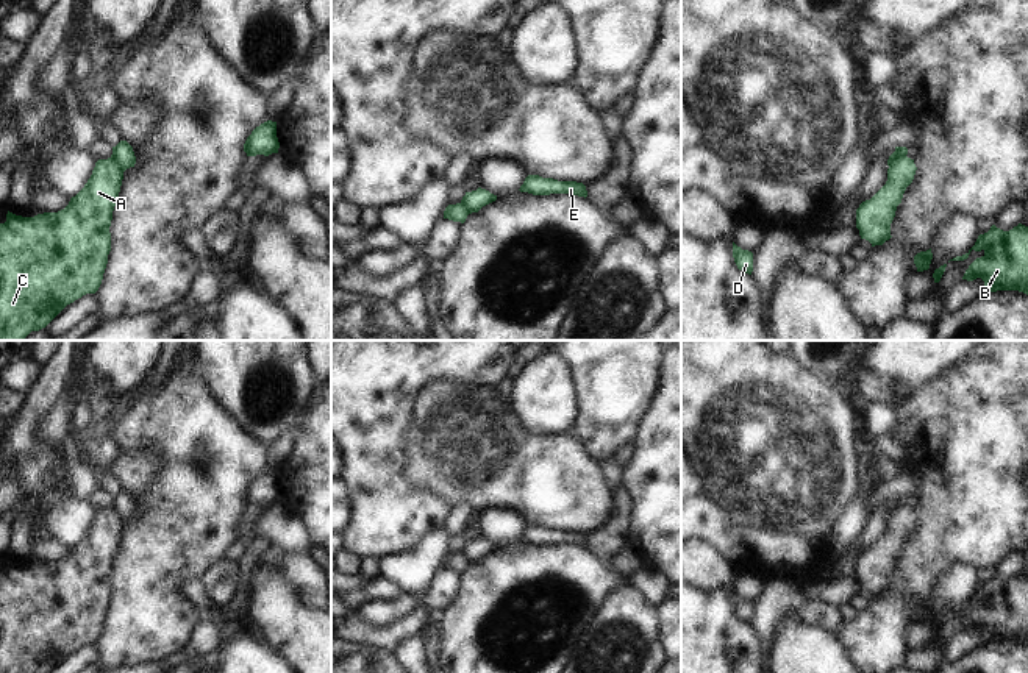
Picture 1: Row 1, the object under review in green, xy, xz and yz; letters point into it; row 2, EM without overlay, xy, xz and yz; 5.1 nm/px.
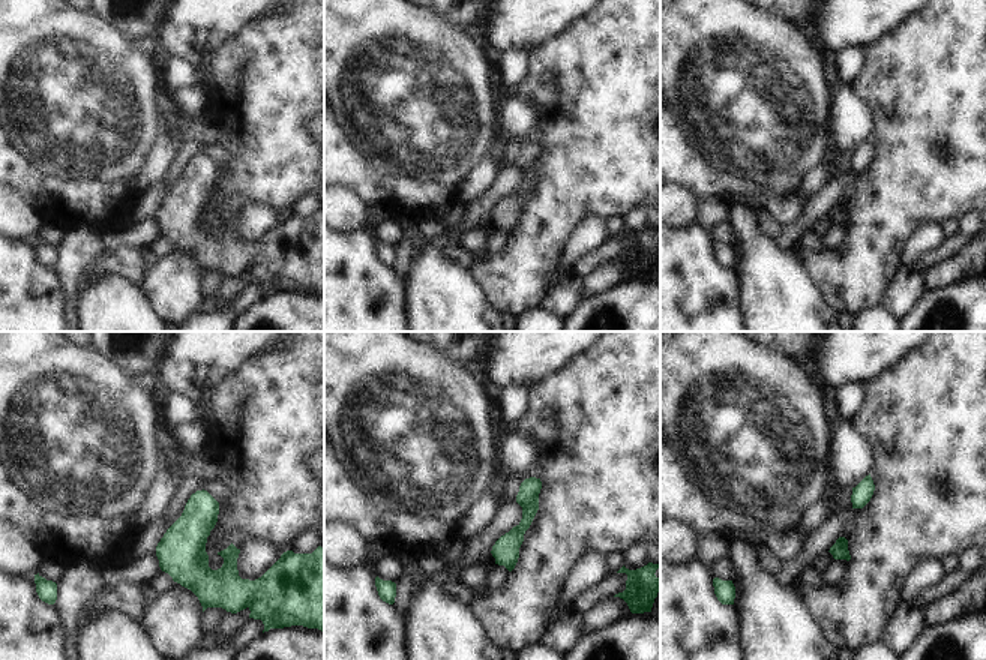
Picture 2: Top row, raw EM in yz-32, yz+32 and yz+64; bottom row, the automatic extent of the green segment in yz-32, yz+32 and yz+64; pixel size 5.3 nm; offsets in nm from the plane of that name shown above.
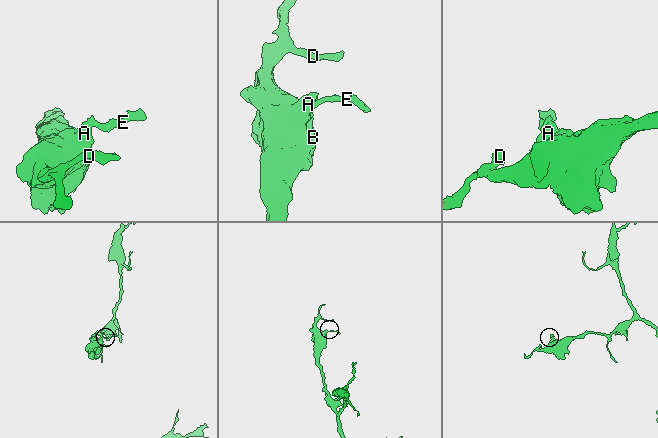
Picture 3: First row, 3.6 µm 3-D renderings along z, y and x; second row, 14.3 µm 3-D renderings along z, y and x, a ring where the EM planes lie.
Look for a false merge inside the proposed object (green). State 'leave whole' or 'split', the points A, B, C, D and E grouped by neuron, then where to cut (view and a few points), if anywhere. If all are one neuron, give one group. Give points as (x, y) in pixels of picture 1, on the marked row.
split; groups A B C D / E; cut yz (905, 155), (889, 167)

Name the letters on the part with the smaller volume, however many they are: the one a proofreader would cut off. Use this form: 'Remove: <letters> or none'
Remove: E

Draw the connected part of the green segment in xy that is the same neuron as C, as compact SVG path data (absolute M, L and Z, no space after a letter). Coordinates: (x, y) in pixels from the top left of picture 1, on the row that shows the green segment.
M112 158L98 159L84 187L58 212L22 217L8 211L0 223L0 340L23 340L31 331L45 328L67 304L102 284L111 251L111 220L123 180Z

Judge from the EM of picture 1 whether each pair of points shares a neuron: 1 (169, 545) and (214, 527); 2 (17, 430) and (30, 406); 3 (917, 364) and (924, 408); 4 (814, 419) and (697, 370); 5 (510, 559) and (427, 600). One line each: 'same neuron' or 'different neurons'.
1: same neuron
2: same neuron
3: different neurons
4: same neuron
5: different neurons

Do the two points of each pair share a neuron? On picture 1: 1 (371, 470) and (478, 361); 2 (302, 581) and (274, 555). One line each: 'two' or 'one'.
1: one
2: one

